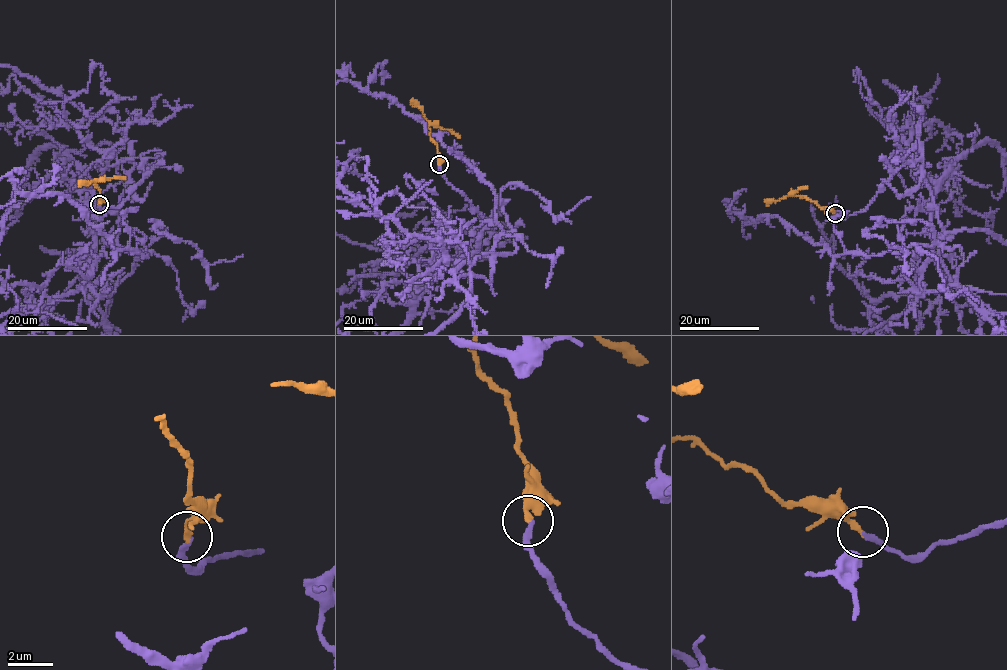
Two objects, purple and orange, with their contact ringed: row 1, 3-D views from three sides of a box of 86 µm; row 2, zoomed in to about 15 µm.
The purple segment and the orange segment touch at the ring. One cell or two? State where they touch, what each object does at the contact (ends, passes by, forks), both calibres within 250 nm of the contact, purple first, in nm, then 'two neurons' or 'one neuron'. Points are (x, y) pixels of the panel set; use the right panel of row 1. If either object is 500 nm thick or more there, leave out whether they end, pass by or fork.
(835, 213) | purple ends | orange ends | 220/240 nm | one neuron

